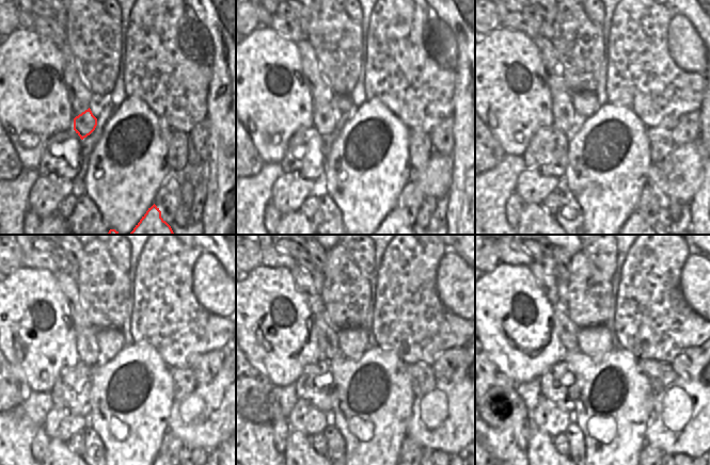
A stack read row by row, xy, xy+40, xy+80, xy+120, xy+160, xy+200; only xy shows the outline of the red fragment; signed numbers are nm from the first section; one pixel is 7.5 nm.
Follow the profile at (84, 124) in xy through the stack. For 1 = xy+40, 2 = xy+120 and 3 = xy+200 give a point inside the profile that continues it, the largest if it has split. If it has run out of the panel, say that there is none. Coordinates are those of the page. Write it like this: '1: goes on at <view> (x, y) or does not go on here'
1: goes on at xy+40 (324, 119)
2: goes on at xy+120 (87, 347)
3: goes on at xy+200 (567, 330)

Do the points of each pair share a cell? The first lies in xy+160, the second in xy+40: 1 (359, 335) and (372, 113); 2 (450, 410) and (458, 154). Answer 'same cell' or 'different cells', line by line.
1: different cells
2: different cells

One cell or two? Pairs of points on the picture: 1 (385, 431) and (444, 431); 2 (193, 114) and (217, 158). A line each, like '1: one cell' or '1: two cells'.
1: two cells
2: two cells

